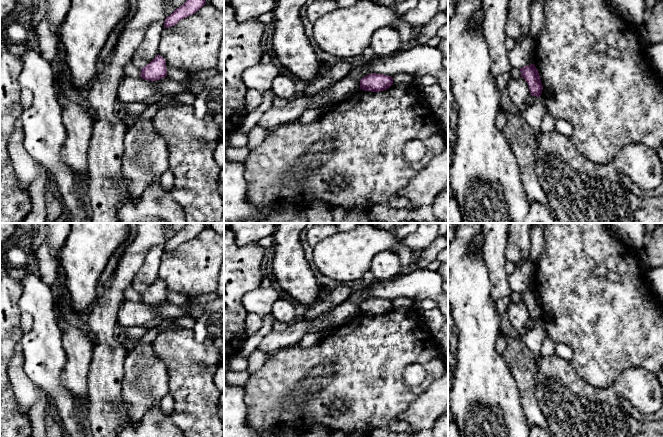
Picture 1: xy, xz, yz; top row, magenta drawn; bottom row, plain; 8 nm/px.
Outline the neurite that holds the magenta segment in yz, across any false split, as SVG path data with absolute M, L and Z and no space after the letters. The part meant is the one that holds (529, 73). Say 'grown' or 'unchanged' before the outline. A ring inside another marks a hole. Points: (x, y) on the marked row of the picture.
unchanged; M534 64L520 68L521 77L525 79L529 86L530 94L532 96L541 96L543 85L540 80L540 75Z

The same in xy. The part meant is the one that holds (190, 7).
unchanged; M186 0L186 2L177 8L171 15L166 17L164 28L176 25L180 20L195 14L206 4L205 0Z

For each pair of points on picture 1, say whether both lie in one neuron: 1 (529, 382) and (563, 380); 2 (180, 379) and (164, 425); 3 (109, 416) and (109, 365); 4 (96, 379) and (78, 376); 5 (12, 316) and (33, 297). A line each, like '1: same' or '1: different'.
1: different
2: different
3: same
4: different
5: different

